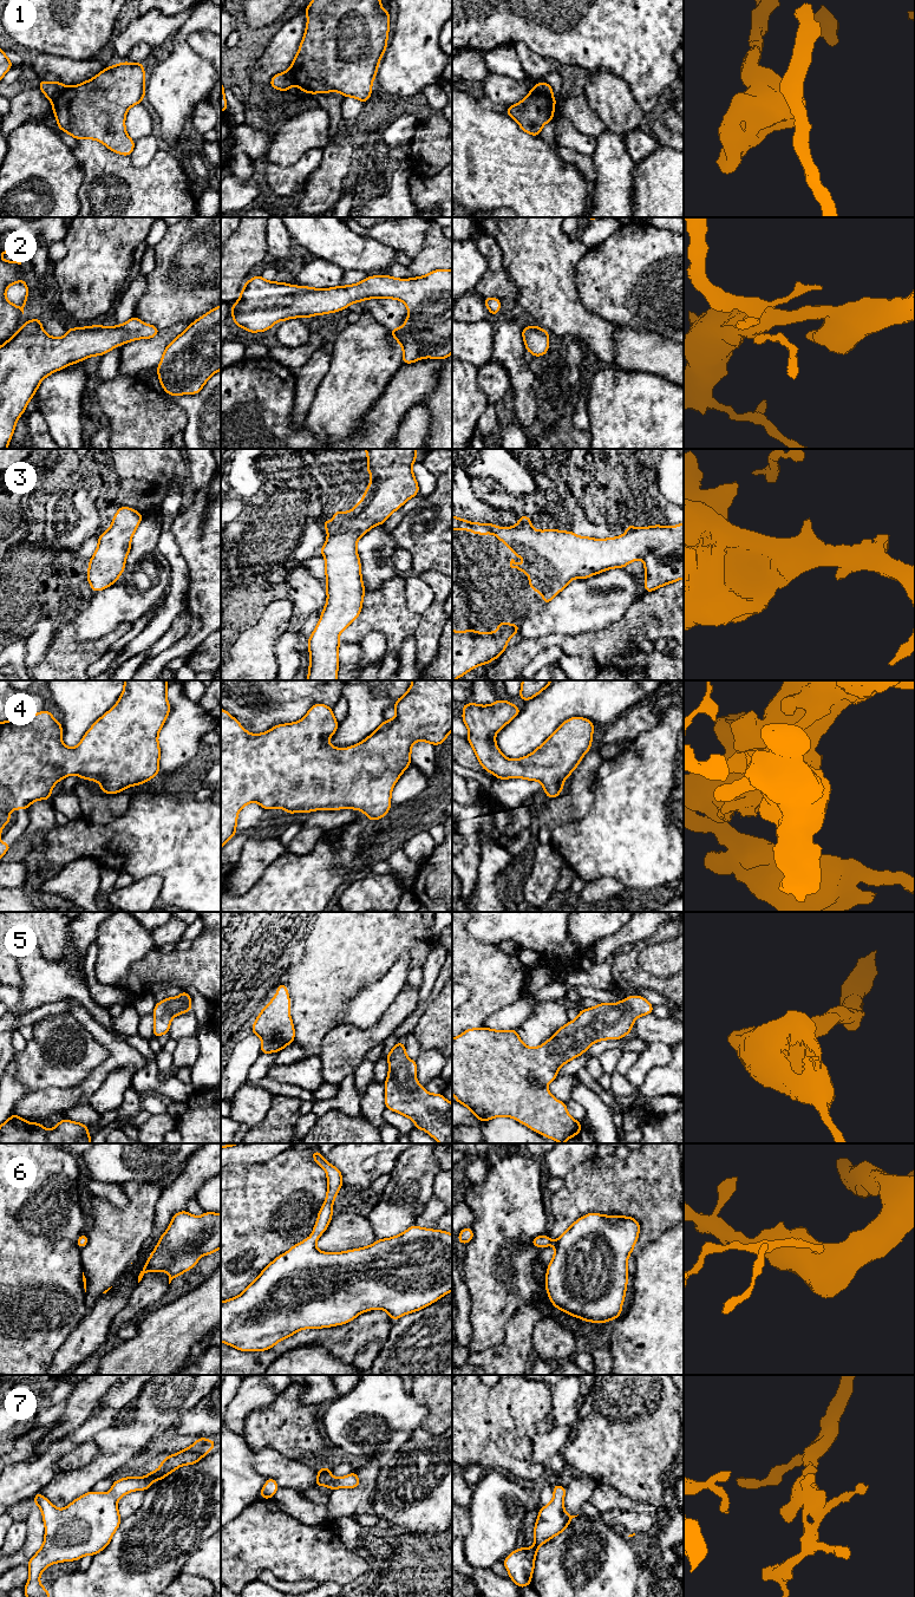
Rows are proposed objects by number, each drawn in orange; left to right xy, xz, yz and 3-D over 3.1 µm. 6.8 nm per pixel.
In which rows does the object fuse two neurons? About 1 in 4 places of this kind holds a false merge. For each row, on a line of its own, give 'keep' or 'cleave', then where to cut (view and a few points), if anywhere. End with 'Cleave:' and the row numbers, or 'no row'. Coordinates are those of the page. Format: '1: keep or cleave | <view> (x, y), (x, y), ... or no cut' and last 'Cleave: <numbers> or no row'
1: cleave | yz (534, 86), (538, 91), (551, 96)
2: keep | no cut
3: keep | no cut
4: keep | no cut
5: keep | no cut
6: keep | no cut
7: keep | no cut
Cleave: 1

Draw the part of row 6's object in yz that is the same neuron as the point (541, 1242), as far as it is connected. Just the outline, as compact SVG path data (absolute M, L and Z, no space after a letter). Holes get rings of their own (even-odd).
M588 1213L573 1223L553 1241L547 1234L530 1244L540 1249L553 1245L555 1254L547 1269L545 1289L555 1308L586 1322L614 1321L622 1311L627 1290L627 1260L639 1238L639 1221L632 1217Z

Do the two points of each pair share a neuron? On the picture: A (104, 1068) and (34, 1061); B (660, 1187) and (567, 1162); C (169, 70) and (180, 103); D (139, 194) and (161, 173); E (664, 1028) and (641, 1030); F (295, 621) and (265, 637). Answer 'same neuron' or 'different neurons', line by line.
A: different neurons
B: different neurons
C: same neuron
D: same neuron
E: same neuron
F: different neurons

